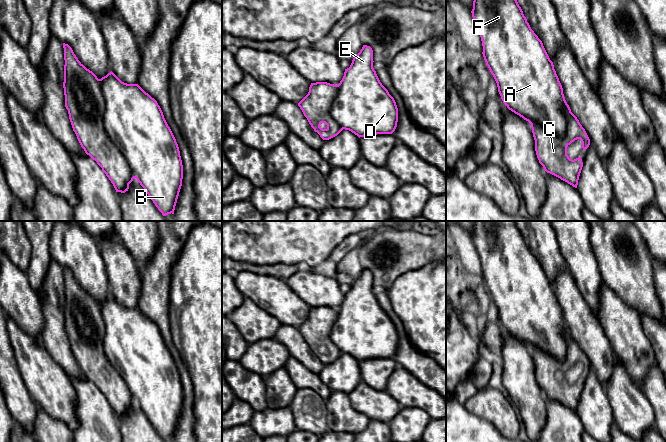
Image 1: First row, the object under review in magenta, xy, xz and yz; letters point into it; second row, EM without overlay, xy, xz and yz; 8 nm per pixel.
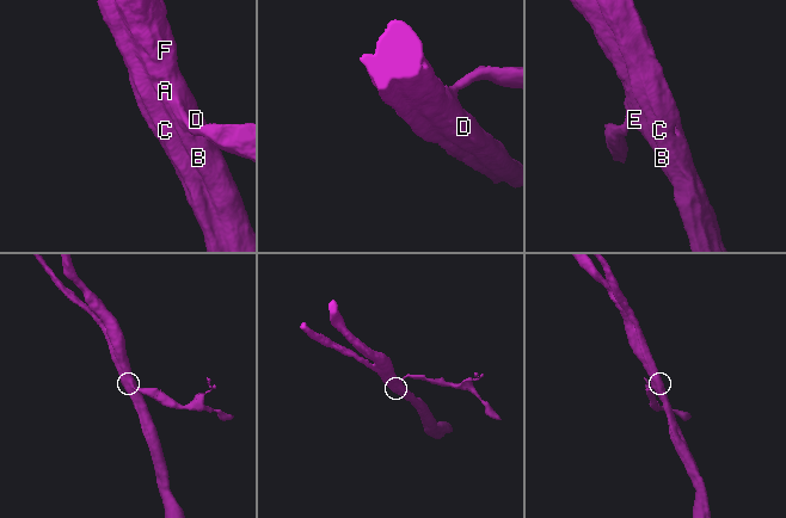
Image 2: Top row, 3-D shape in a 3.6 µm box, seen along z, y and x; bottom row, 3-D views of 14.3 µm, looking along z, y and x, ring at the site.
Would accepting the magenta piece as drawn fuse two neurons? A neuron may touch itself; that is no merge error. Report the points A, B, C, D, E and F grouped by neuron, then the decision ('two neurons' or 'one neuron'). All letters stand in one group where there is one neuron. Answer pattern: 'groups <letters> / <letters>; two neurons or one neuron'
groups A B D E F / C; two neurons

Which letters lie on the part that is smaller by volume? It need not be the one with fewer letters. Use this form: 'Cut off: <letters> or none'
Cut off: C

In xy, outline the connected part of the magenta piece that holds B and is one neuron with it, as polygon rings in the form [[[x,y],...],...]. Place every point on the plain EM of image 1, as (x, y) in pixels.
[[[112,295],[99,303],[99,305],[105,324],[103,347],[107,359],[124,379],[135,402],[162,439],[174,438],[182,410],[183,389],[178,368],[164,342],[160,330],[138,308],[124,307]]]

